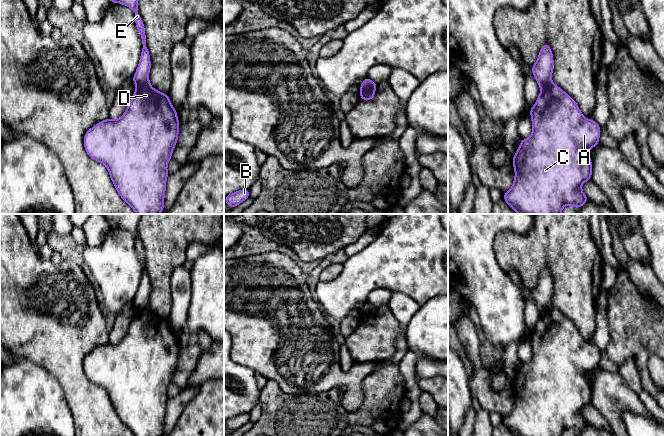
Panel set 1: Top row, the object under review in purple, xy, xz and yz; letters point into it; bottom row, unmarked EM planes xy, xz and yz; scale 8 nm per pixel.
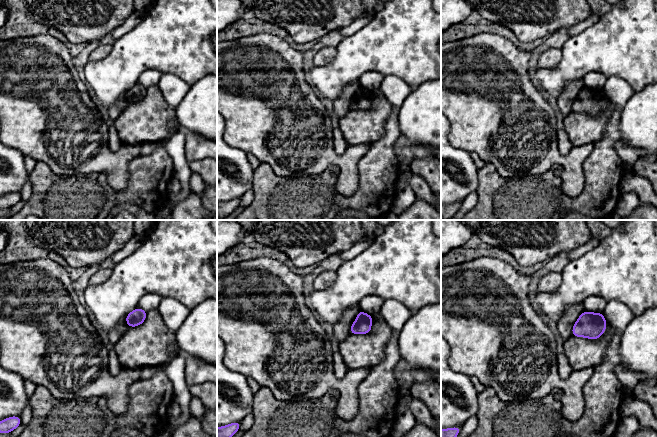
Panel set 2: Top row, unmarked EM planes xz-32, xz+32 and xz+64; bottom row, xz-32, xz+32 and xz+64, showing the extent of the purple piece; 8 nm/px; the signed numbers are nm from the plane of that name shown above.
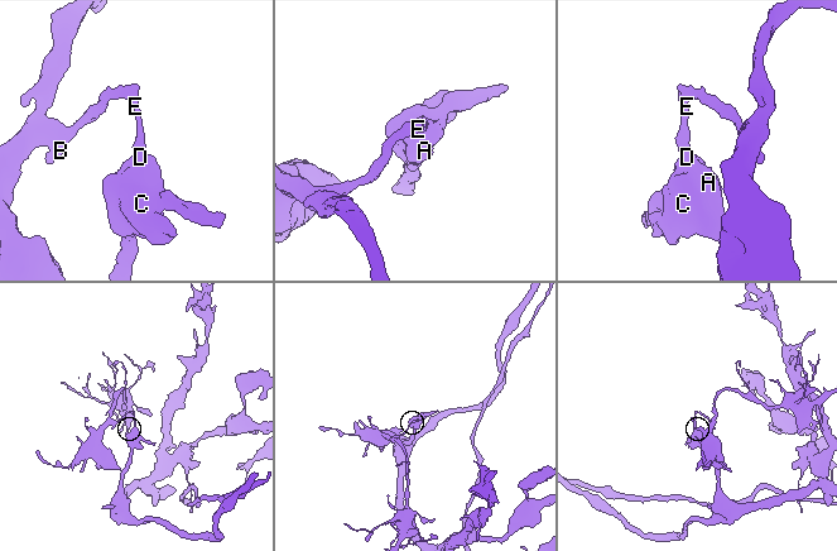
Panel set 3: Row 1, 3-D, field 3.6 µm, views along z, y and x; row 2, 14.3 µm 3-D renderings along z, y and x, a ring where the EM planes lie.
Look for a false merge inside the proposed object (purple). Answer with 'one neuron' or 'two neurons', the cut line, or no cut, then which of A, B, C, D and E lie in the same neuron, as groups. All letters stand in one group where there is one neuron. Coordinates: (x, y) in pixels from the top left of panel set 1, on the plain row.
two neurons; cut xz (374, 315), (360, 319); groups A C D / B E

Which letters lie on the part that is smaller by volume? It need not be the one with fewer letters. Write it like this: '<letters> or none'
B, E

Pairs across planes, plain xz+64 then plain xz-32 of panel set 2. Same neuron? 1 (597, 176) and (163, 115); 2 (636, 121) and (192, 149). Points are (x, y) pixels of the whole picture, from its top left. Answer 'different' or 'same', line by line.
1: different
2: different

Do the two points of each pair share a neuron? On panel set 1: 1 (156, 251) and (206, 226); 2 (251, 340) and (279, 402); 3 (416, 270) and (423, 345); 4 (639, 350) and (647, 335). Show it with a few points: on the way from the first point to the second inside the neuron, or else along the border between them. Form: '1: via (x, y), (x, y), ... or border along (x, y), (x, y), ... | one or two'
1: via (168, 239), (181, 226), (194, 226) | one
2: border along (268, 379), (274, 380), (283, 391), (289, 393) | two
3: border along (437, 295), (427, 299), (421, 305) | two
4: via (639, 346), (643, 339) | one

